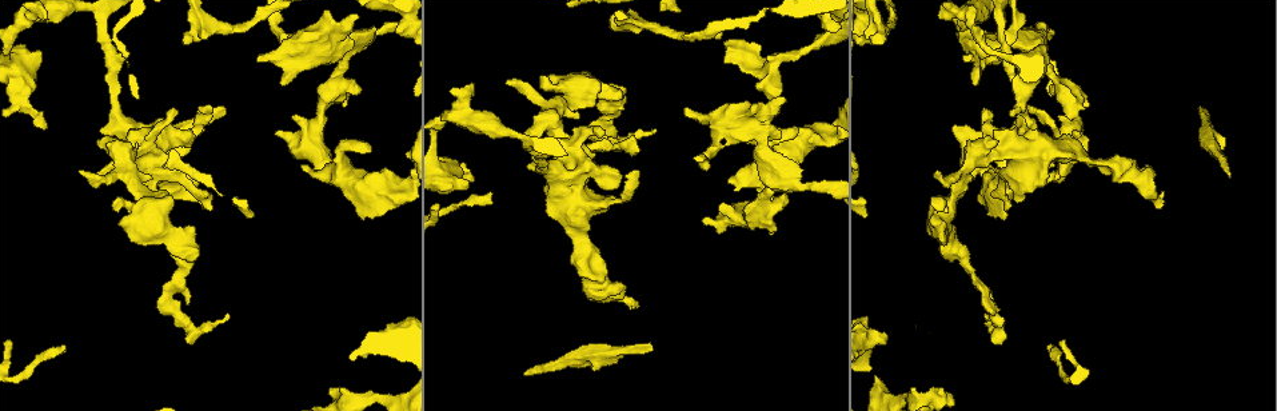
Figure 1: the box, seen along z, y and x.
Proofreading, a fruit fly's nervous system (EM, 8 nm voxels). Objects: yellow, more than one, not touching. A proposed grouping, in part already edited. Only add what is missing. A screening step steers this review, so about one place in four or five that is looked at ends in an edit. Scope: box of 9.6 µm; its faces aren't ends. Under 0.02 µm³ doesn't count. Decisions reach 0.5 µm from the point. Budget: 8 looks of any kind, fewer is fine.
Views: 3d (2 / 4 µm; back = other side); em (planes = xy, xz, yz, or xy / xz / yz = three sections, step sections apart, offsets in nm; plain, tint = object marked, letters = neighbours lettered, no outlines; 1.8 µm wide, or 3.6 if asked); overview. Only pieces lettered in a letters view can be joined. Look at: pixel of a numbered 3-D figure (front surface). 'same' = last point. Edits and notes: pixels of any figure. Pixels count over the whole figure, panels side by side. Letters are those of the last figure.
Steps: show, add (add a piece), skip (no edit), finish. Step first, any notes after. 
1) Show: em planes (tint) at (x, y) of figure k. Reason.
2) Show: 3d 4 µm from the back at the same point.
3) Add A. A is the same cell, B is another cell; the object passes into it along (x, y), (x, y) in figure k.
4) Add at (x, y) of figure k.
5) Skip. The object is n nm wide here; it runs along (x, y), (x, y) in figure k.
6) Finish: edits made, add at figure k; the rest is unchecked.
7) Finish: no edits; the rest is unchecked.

Show: 3d 2 µm at (564, 365) of figure 1. Thick turns thin.

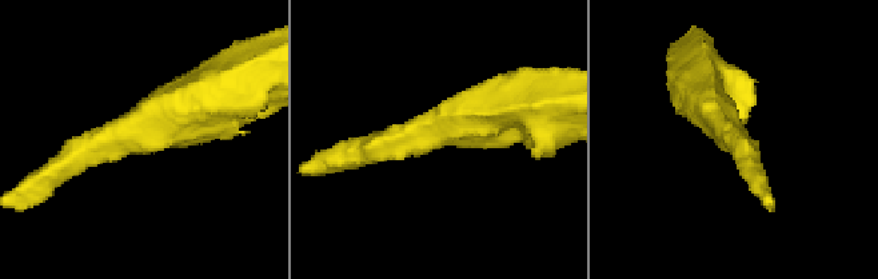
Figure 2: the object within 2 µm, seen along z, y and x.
Show: em yz step 8 (tint) at (438, 131) of figure 2.

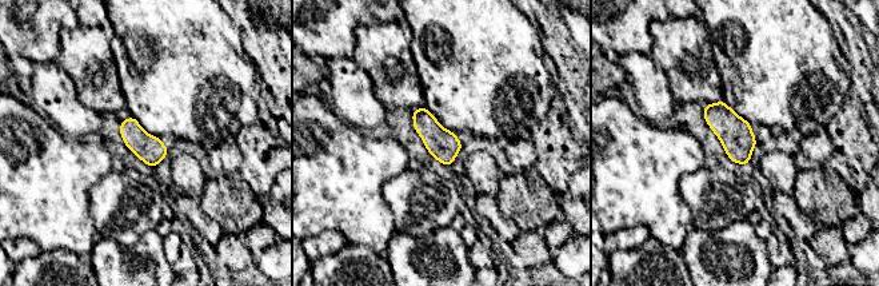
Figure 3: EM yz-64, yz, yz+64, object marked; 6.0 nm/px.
Show: em yz step 8 (letters) at the same point. What lies round it.

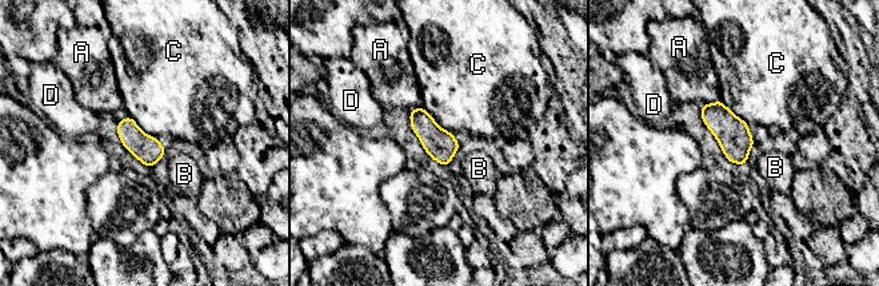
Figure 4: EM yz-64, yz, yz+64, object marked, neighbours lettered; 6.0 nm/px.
Skip. A, B, C and D are other cells; a border runs along (423, 106), (440, 127), (452, 134) in figure 4; none of them fits.

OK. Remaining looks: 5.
Show: em 3.6 µm planes (plain) at (593, 204) of figure 1.

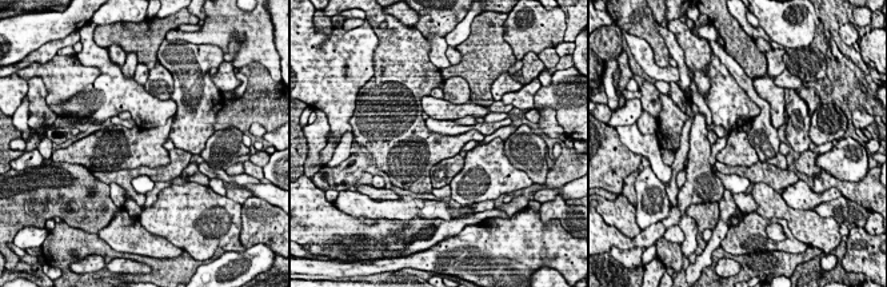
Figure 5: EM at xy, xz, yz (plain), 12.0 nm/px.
Show: em 3.6 µm planes (letters) at the same point.

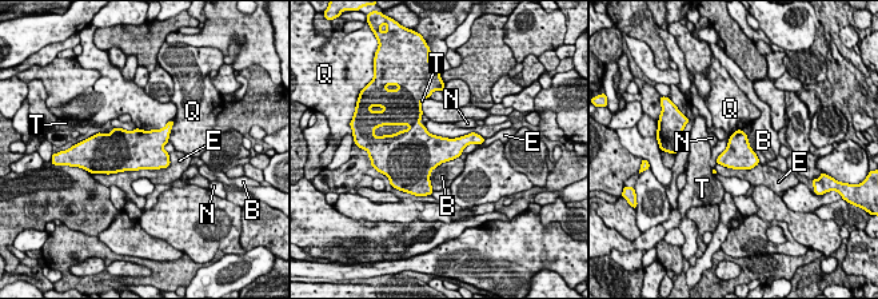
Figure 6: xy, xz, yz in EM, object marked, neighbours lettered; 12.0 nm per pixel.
Skip. B, E, N, Q and T are other cells; a border runs along (423, 124), (435, 135), (483, 138) in figure 6; none of them fits.

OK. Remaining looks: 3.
Show: em xy step 16 (letters) at (45, 127) of figure 1. Branch stops here.

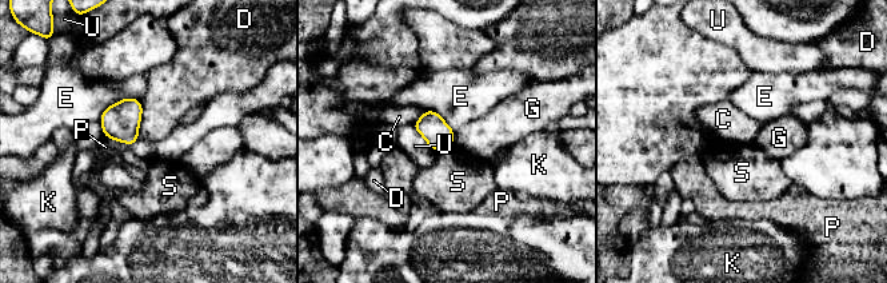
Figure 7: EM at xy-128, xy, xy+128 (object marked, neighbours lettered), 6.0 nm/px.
Show: em planes (letters) at the same point.

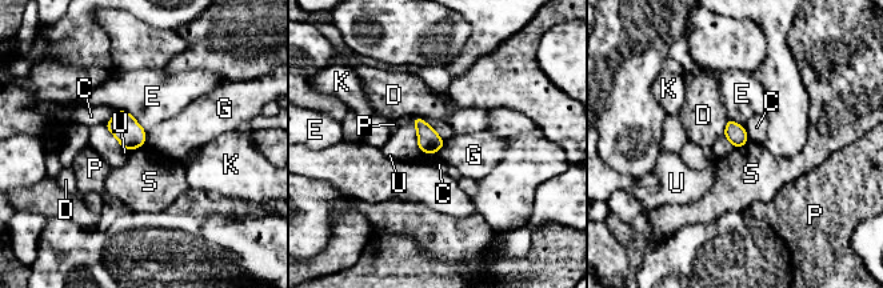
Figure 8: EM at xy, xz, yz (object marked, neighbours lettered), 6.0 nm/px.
Skip. The longest contact is with E, 200 nm; C, D, E, G, K, P, S and U are other cells; a border runs along (144, 131), (146, 143) in figure 8; no lettered piece goes on from it.

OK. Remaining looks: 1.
Finish: no edits; the rest is unchecked.

